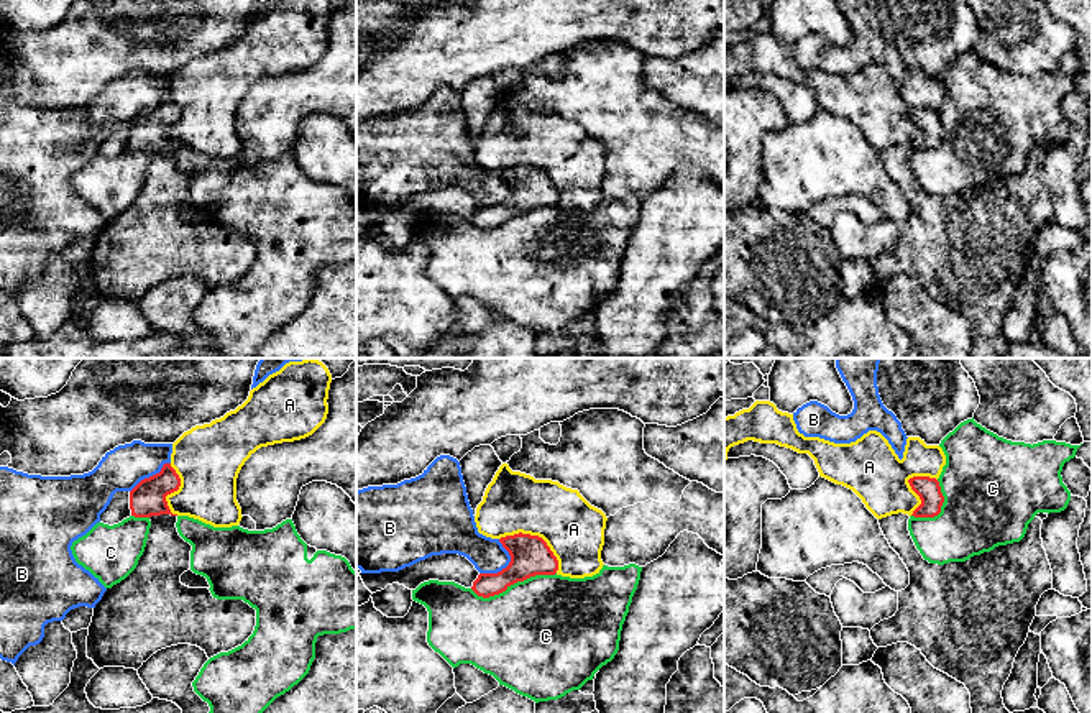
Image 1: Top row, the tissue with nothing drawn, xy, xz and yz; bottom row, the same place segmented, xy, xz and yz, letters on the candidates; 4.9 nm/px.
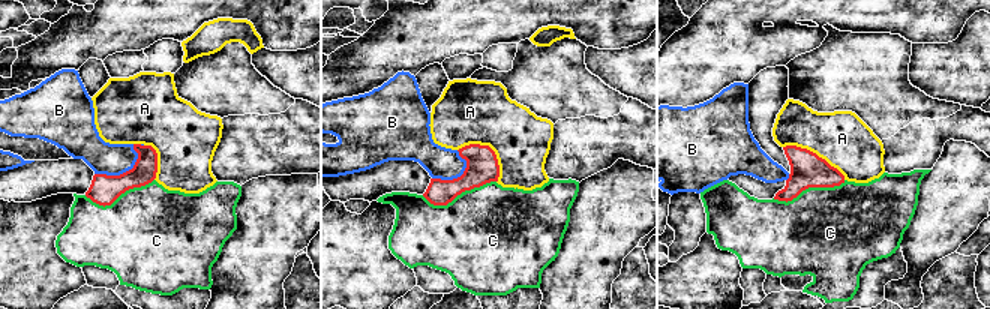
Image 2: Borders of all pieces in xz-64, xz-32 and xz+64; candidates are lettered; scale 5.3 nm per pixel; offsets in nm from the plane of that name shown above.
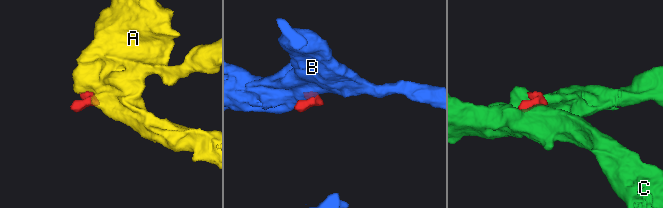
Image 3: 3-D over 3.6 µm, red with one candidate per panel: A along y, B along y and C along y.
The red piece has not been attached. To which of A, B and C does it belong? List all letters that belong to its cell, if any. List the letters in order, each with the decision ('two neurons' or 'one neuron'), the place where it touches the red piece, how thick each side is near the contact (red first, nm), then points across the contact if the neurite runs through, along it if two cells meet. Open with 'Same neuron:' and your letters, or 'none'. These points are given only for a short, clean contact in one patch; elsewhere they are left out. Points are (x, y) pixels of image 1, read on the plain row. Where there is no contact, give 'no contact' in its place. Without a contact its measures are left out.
Same neuron: none
A: two neurons; meets red in xz at (537, 168); 200 nm thick on the red side, 300 nm on the other; border along xz (500, 170), (519, 165), (537, 166), (555, 189), (557, 204)
B: two neurons; meets red in xz at (508, 197); 200 nm thick on the red side, 170 nm on the other; border along xz (500, 171), (509, 188), (509, 194), (496, 204), (480, 206)
C: two neurons; meets red in xz at (513, 216); 200 nm thick on the red side, 480 nm on the other

